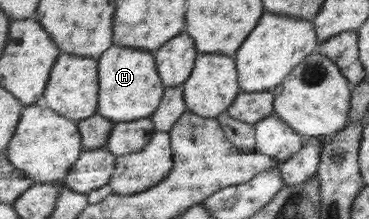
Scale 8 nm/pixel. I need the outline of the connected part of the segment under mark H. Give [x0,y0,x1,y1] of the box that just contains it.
[97,45,166,123]

